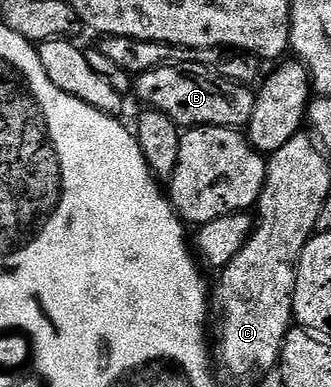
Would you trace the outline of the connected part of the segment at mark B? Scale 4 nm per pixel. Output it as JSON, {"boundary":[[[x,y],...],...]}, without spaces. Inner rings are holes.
{"boundary":[[[170,62],[167,66],[158,66],[138,75],[133,82],[133,94],[144,102],[144,107],[159,110],[180,128],[246,128],[251,125],[256,91],[250,85],[235,82],[210,66],[196,62]]]}

